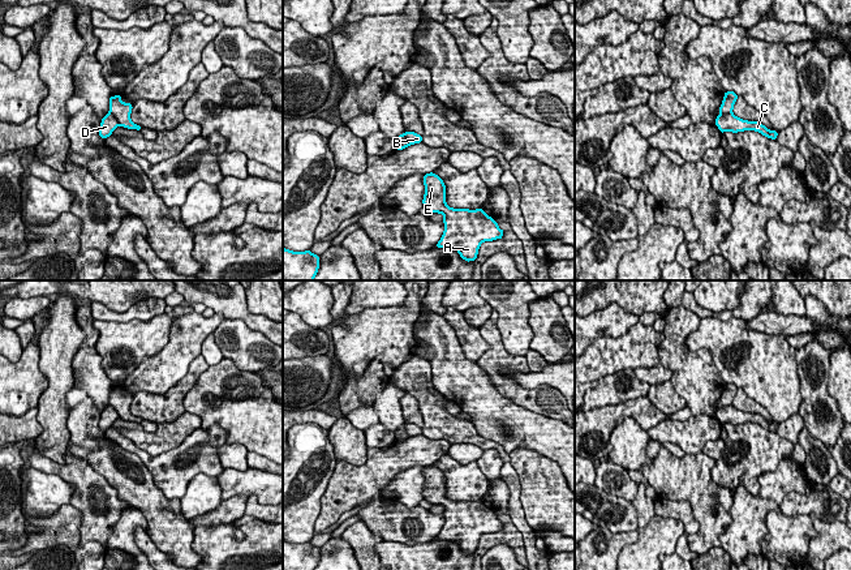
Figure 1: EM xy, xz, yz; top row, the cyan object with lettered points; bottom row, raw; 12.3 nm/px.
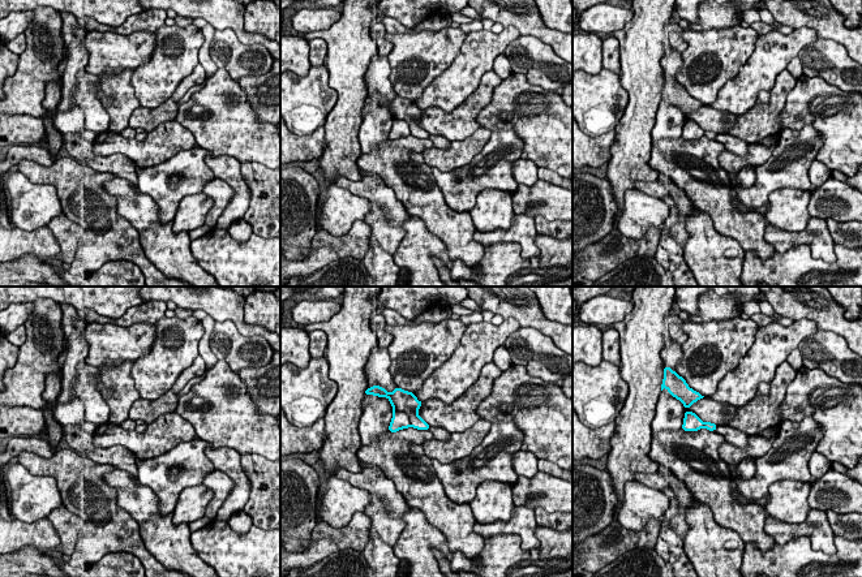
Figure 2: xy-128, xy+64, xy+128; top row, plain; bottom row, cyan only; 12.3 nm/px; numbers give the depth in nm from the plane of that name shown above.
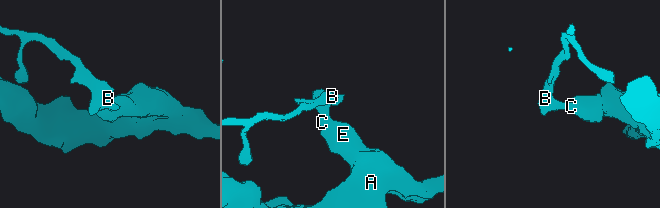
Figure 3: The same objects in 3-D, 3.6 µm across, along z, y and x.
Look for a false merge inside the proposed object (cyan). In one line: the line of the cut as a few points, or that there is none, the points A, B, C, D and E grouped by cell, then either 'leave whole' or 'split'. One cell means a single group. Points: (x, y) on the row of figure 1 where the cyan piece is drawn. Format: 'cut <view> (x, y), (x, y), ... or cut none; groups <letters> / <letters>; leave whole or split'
cut xy (110, 112), (120, 124); groups A C D E / B; split

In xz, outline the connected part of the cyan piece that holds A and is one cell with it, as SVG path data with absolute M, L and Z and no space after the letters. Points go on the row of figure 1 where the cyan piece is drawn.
M430 172L424 176L424 207L444 217L444 232L435 248L456 249L467 262L474 261L480 245L503 237L503 230L482 209L452 209L446 203L443 180Z

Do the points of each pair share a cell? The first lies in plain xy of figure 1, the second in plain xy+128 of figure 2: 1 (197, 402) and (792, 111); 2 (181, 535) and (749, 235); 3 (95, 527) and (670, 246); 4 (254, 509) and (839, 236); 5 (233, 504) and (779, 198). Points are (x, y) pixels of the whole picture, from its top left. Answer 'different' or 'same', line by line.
1: same
2: same
3: different
4: same
5: different

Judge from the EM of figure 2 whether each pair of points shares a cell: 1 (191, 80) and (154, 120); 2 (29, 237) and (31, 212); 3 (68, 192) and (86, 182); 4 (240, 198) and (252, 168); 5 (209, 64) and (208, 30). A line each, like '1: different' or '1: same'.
1: same
2: different
3: same
4: different
5: same

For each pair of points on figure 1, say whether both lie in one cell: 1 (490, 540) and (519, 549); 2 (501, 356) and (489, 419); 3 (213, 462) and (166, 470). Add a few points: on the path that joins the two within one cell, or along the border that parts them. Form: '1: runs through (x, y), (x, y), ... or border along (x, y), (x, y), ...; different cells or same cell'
1: runs through (497, 539), (508, 539), (512, 543); same cell
2: border along (476, 363), (501, 394), (520, 404); different cells
3: runs through (201, 462), (177, 468); same cell

